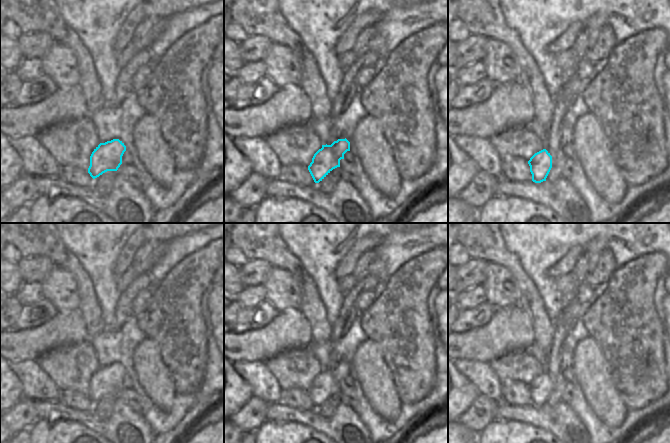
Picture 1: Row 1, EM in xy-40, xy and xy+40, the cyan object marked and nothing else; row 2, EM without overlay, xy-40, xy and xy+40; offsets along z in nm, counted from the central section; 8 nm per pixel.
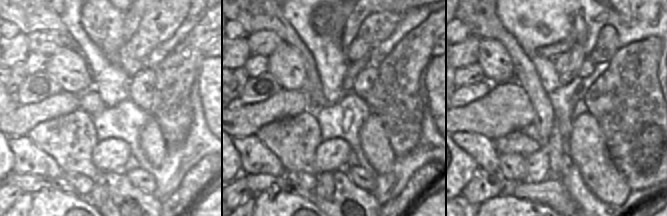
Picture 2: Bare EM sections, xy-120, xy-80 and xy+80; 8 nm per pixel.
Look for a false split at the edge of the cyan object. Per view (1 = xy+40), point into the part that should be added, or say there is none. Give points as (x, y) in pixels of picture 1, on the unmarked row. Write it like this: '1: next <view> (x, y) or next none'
1: next none

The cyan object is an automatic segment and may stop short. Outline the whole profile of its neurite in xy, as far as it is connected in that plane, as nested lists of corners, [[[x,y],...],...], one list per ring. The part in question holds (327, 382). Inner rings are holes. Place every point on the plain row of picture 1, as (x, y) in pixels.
[[[338,363],[331,369],[322,369],[313,380],[308,394],[315,407],[322,405],[333,393],[340,391],[340,384],[344,378],[350,375],[350,366],[345,363]]]

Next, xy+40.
[[[543,373],[535,377],[528,385],[530,396],[532,398],[532,405],[541,407],[546,405],[546,402],[552,392],[552,380]]]

